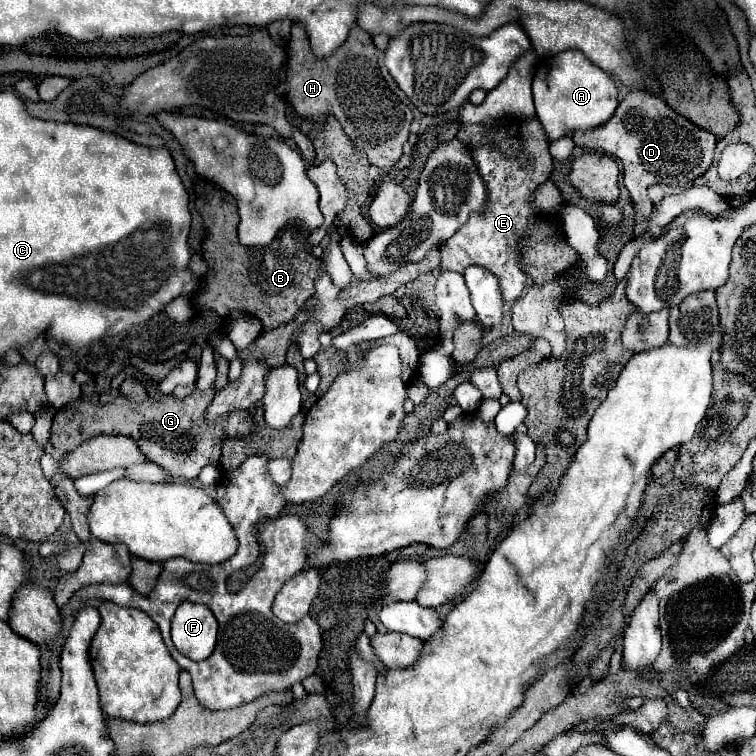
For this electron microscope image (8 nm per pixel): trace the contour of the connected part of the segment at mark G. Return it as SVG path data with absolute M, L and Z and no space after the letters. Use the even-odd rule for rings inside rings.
M211 386L209 390L193 390L187 398L177 400L173 396L157 394L155 398L147 398L145 402L133 402L127 396L119 396L113 402L101 406L93 404L89 398L79 398L57 410L51 426L51 444L57 452L71 452L75 446L83 444L91 436L97 434L123 434L137 442L141 454L169 472L173 478L195 480L199 472L207 464L219 464L221 460L221 444L223 438L241 438L255 430L255 420L249 410L231 412L227 418L215 420L215 424L205 422L205 412L215 398L217 390Z

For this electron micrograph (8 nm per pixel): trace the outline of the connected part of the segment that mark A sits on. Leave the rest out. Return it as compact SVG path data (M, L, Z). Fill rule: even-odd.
M565 50L539 62L533 78L533 100L537 118L549 140L559 140L573 130L589 130L605 124L619 104L611 76L599 70L599 66L587 60L579 50Z

